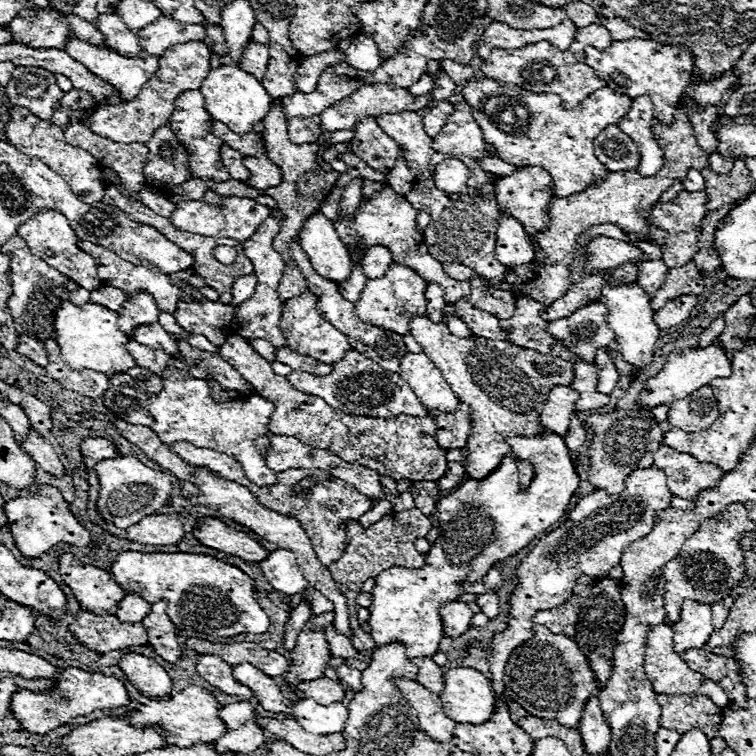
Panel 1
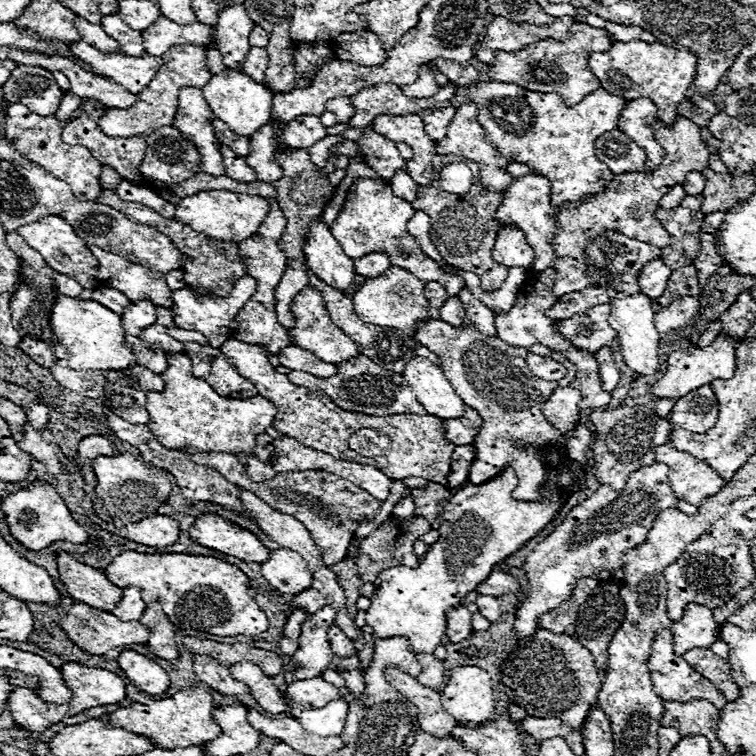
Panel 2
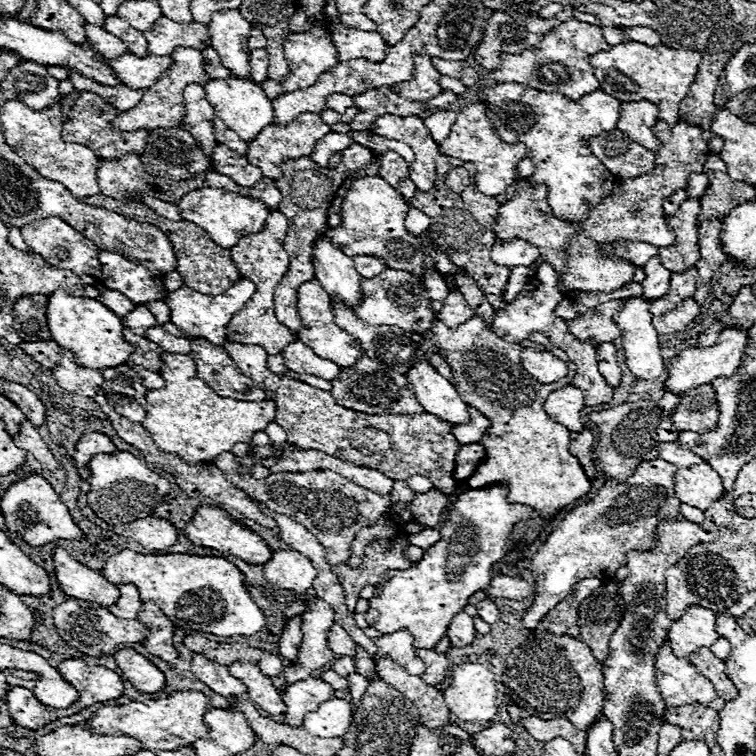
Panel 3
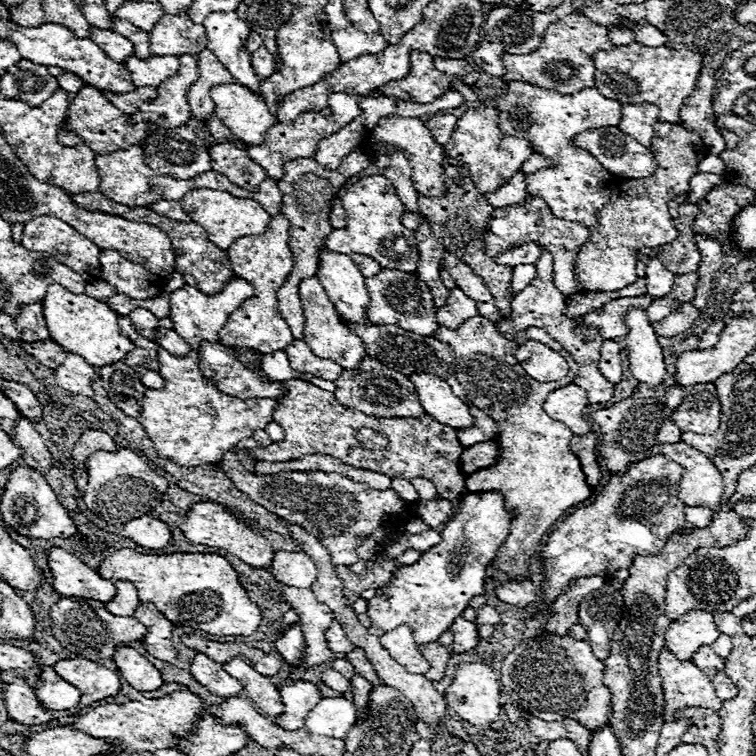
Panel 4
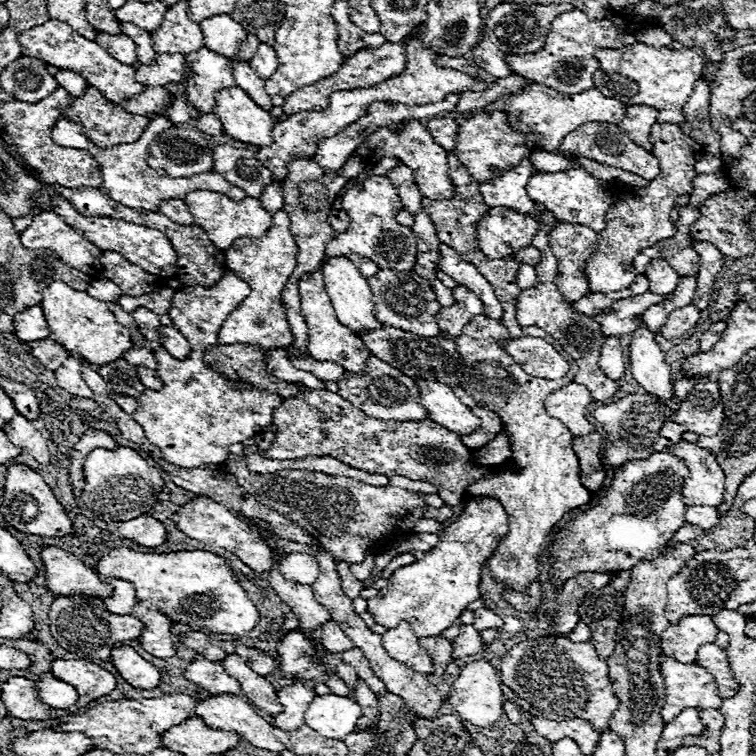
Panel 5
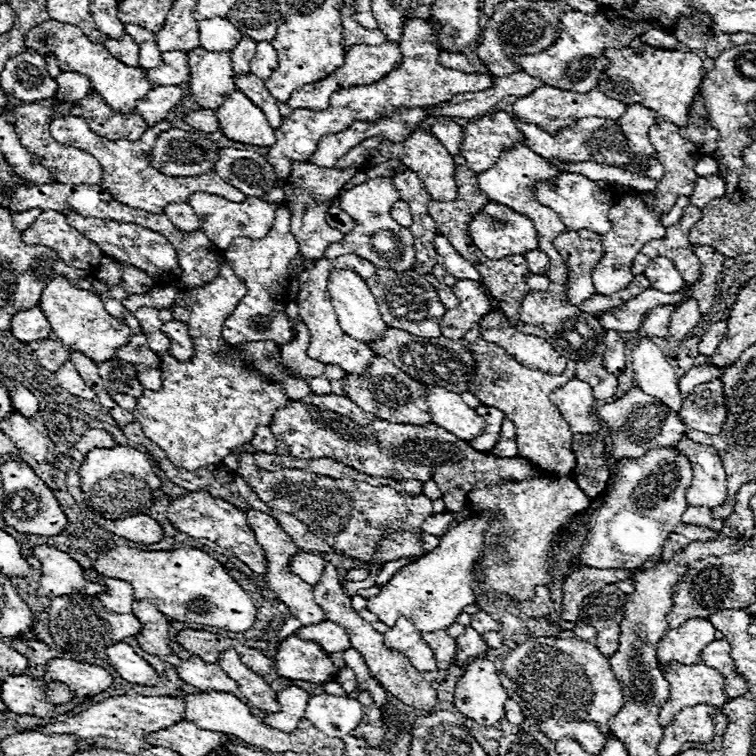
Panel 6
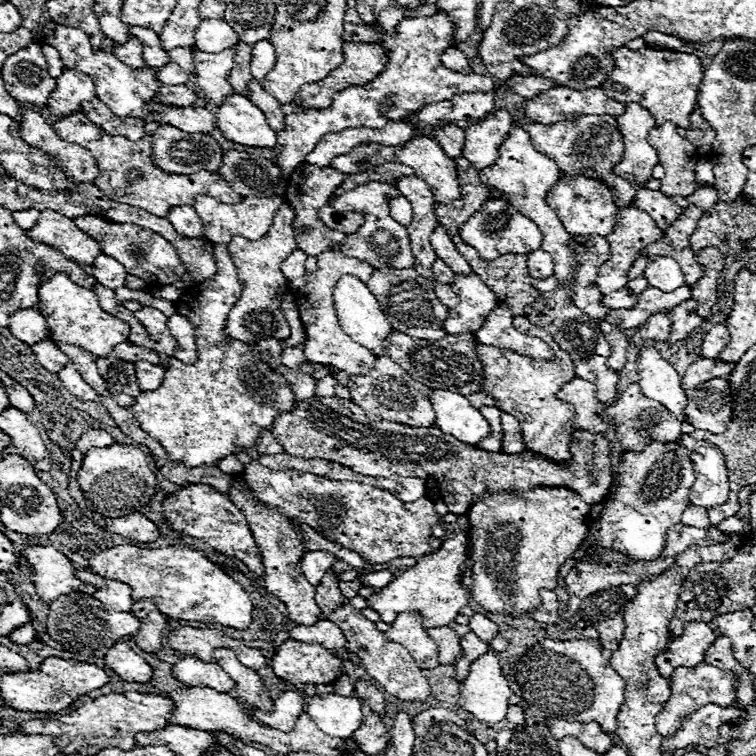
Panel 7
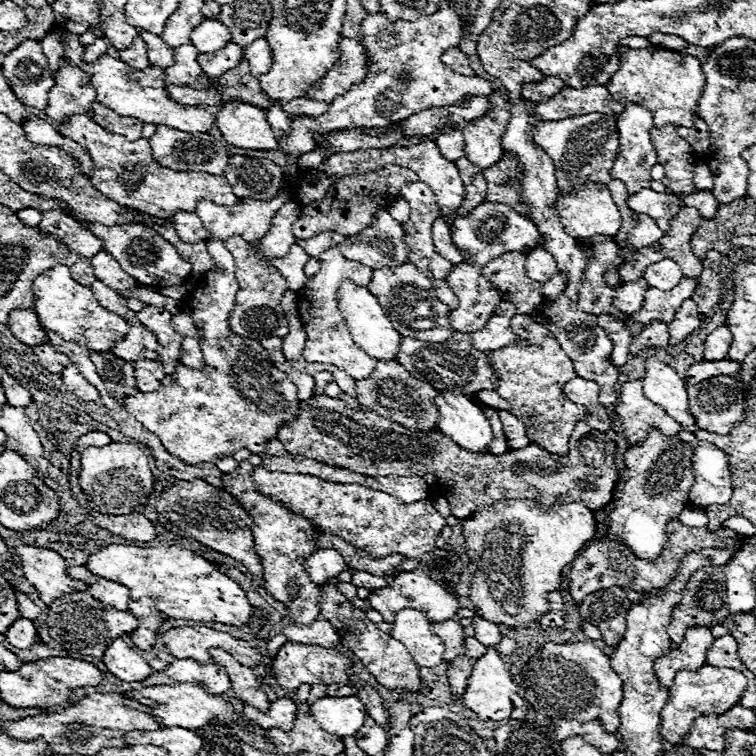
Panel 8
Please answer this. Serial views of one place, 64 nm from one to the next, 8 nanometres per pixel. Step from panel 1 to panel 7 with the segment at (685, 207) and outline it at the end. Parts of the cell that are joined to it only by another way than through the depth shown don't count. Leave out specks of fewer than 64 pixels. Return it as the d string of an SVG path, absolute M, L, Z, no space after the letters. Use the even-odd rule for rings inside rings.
M690 204L680 214L680 218L668 230L664 230L664 238L662 240L652 242L644 250L640 250L640 254L636 256L636 262L632 264L632 268L628 272L628 278L642 276L646 266L648 266L648 262L652 262L658 256L668 254L670 258L676 258L680 270L684 272L686 284L694 284L696 280L700 280L702 266L698 264L698 258L696 258L696 254L694 254L694 250L692 250L692 246L688 242L688 238L694 232L696 222L700 220L700 216L702 216L702 212L696 206Z

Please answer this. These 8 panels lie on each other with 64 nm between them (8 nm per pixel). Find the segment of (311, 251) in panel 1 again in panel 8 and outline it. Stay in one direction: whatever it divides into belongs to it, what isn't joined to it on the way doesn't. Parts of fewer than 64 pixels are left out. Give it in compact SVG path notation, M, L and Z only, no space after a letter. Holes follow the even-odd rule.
M344 280L338 288L338 306L340 306L340 314L348 326L354 342L368 356L372 356L376 360L394 360L394 354L400 344L400 334L392 328L392 322L388 320L386 312L382 310L376 296L368 288L356 286L352 280Z

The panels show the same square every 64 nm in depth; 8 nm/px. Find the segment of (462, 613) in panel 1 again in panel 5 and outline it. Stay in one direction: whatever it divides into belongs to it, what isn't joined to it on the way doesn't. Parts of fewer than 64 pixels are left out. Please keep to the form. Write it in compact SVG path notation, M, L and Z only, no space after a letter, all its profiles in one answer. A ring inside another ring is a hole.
M460 624L460 634L452 642L452 646L452 656L454 659L457 659L480 652L482 646L484 646L484 642L480 638L480 632L472 624Z

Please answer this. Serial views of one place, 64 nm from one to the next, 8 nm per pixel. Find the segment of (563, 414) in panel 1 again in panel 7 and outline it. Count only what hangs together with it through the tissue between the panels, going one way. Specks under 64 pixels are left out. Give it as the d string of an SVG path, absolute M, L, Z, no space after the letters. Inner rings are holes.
M582 378L566 382L558 394L562 402L568 402L574 412L574 430L588 430L600 434L608 428L602 420L602 404L596 400L596 386Z

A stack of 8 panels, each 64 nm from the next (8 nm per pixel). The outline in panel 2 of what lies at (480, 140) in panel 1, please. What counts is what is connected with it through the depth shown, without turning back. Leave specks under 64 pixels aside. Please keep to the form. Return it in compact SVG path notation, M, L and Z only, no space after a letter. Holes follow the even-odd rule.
M466 102L456 108L456 114L446 130L446 136L436 142L436 150L438 150L438 154L454 154L454 156L464 156L464 158L474 160L480 166L482 184L492 192L500 192L500 190L504 190L504 186L508 186L512 182L512 176L502 170L504 166L510 164L510 160L500 156L500 152L486 142L484 128L478 122L478 108L472 102Z

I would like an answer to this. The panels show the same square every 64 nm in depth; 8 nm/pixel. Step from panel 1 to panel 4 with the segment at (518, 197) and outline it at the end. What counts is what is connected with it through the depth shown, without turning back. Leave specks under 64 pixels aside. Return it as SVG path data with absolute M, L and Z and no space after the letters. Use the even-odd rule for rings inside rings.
M528 194L526 196L526 202L522 206L506 206L506 208L496 208L494 214L492 214L492 220L488 224L488 240L490 242L484 242L486 246L486 252L490 256L494 254L500 254L512 246L518 246L522 242L536 242L544 248L548 248L548 252L552 254L554 258L554 284L560 292L564 292L566 296L572 296L572 294L578 294L582 292L582 288L578 286L576 278L574 278L574 260L576 260L576 248L580 244L584 244L590 236L590 230L582 224L568 224L566 220L560 220L556 218L548 204L540 198L540 196L532 196Z

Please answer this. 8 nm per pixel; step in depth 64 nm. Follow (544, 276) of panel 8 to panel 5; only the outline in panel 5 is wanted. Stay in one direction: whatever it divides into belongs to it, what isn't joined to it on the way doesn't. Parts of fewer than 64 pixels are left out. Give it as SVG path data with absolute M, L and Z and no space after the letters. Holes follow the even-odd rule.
M526 246L526 248L522 248L522 250L518 250L516 254L512 254L512 258L520 258L520 262L524 264L530 264L530 266L536 266L538 262L540 262L540 258L542 258L542 254L540 254L540 250L538 248L534 248L534 246Z

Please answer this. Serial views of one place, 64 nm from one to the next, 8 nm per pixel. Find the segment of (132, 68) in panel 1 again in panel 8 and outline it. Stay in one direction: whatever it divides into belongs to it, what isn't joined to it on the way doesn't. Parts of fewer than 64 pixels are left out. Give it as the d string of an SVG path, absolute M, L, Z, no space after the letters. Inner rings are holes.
M184 44L180 48L174 50L174 66L170 66L168 70L164 70L164 80L170 84L178 84L178 86L190 86L194 84L200 76L200 64L196 62L196 54L198 50L192 44Z

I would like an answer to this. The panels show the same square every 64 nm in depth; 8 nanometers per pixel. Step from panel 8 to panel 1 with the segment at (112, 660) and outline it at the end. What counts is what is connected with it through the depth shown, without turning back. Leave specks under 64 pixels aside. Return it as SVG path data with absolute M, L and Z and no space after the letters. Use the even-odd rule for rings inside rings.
M126 654L118 664L130 684L136 686L144 696L164 696L170 694L172 680L168 672L156 664L152 658L140 654Z

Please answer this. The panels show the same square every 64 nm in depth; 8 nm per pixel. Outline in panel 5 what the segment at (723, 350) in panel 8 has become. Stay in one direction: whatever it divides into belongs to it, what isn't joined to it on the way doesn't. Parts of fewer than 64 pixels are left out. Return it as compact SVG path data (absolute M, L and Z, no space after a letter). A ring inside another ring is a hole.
M716 322L712 324L702 336L700 336L700 352L708 352L716 346L716 342L720 340L720 334L726 330L726 322Z

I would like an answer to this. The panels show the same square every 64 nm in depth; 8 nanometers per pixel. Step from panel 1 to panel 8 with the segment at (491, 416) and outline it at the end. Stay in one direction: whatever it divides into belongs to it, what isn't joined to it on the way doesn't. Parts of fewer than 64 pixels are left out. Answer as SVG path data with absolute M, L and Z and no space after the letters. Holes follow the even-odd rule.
M516 314L511 320L511 328L520 338L516 346L506 346L486 354L492 358L492 366L498 376L494 392L510 402L510 412L524 422L532 444L538 444L550 454L564 456L568 454L568 438L584 414L582 406L576 406L562 394L562 386L576 378L574 364L564 354L556 338L529 315ZM500 500L466 518L464 548L472 562L470 600L476 606L476 612L494 624L508 626L510 630L528 622L538 622L538 618L548 612L544 594L560 590L562 568L576 558L578 550L594 536L594 532L596 520L580 502L560 502L542 510L540 506L528 506L524 500Z

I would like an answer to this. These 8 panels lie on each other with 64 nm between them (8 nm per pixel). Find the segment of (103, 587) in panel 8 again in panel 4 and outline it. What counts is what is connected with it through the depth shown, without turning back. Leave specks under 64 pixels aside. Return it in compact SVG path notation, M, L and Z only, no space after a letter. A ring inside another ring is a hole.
M118 580L114 586L116 586L116 598L106 604L108 610L116 616L132 616L136 606L140 606L136 586L132 582L124 582L124 580Z

